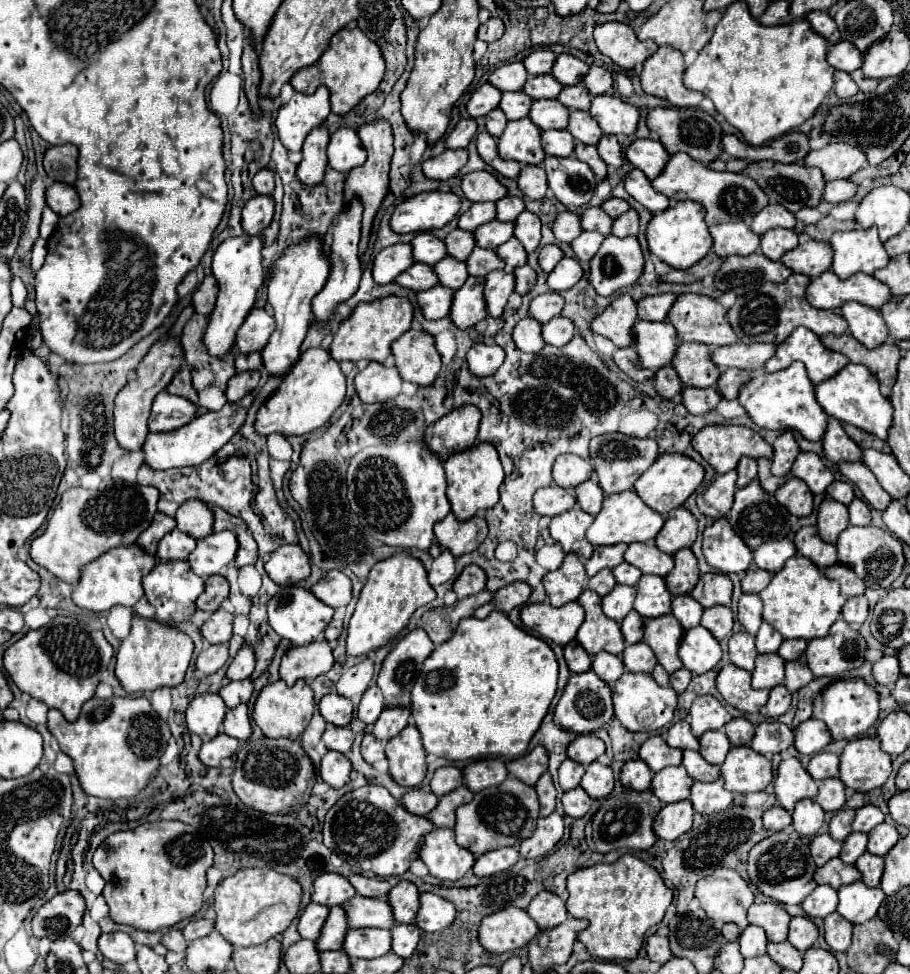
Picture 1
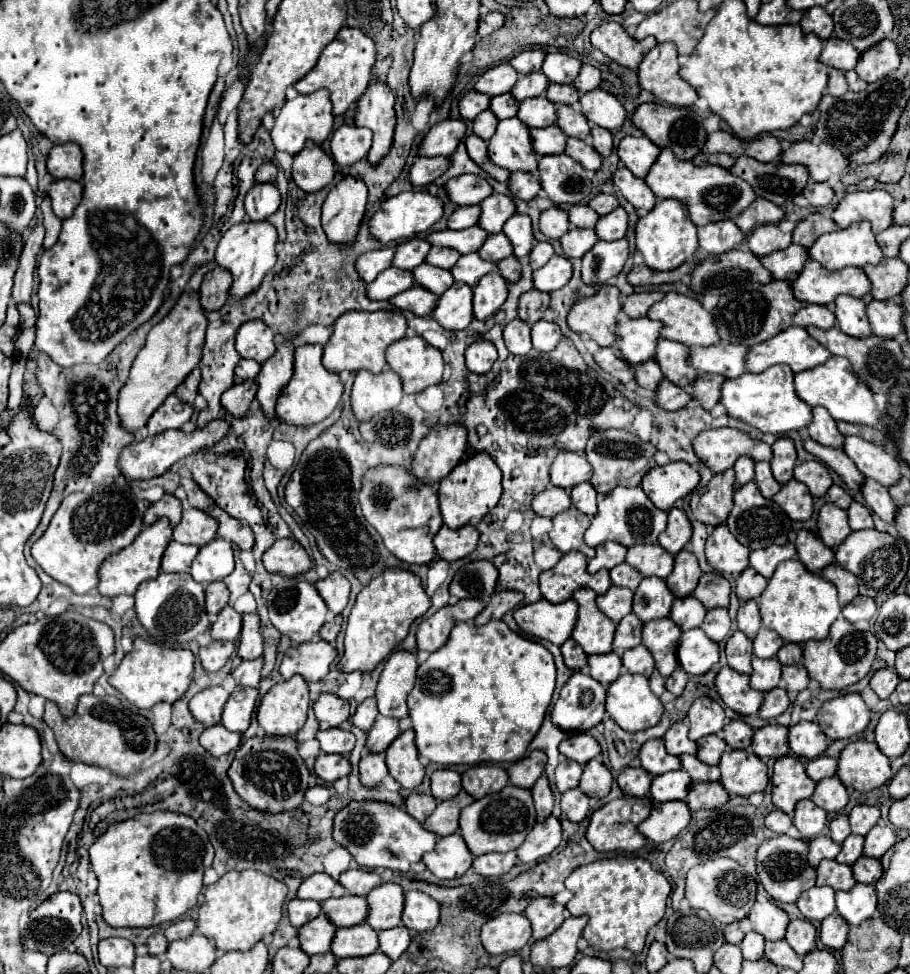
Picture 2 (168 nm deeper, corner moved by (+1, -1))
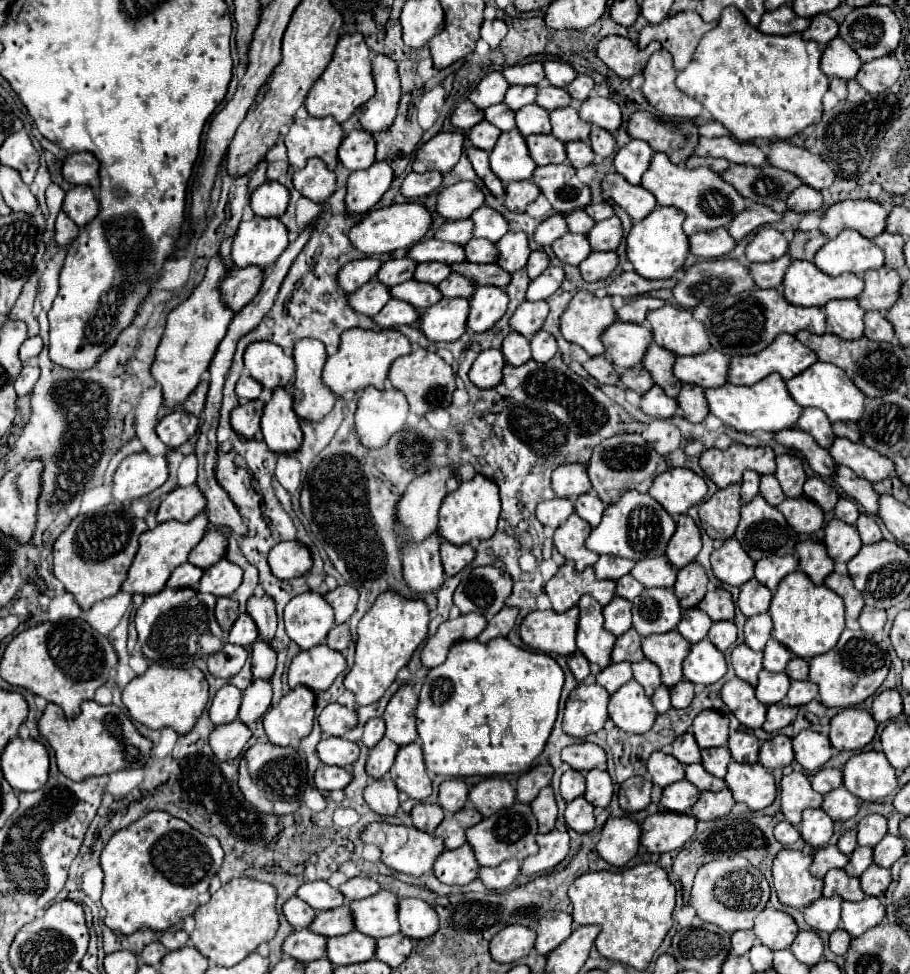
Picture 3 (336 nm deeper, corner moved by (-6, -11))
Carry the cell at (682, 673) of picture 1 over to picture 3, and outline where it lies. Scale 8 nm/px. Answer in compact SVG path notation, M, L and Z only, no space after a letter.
M681 680L677 686L671 686L669 692L673 708L687 708L693 700L693 684L689 680Z

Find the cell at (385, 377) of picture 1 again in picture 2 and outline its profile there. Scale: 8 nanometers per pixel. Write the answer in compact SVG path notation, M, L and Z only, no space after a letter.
M386 368L380 374L360 370L352 386L352 410L358 420L370 420L376 412L400 404L402 394L402 380L394 370Z

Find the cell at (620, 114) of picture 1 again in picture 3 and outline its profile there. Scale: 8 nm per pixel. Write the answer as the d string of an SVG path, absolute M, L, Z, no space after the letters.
M589 96L587 100L583 100L579 116L581 120L597 124L609 132L615 132L621 124L621 108L611 98L601 96Z

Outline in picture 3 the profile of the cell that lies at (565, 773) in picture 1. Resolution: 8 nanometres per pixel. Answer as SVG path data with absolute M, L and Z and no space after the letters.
M565 770L561 776L561 796L565 802L575 800L585 790L585 774L577 770Z

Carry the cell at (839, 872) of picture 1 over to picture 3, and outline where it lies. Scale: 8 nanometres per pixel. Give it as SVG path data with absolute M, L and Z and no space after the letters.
M829 870L825 880L825 888L823 888L823 896L841 896L843 900L863 900L865 894L859 886L859 878L847 876L845 870Z

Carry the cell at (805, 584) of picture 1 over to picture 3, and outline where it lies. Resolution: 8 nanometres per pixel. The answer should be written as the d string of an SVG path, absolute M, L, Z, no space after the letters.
M801 570L787 574L787 578L779 582L779 588L771 600L769 616L773 620L771 636L787 646L795 656L805 660L829 652L845 630L845 606L839 594L827 586L813 584Z

